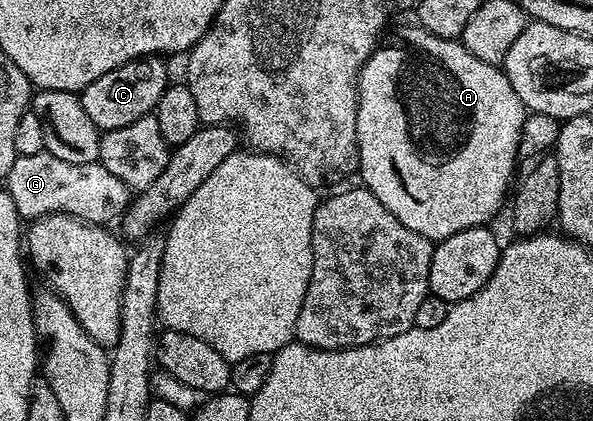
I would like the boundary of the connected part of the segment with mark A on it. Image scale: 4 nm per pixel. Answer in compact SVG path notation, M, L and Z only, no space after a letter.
M420 24L412 25L403 27L390 42L382 41L361 69L357 81L357 143L361 161L359 178L365 189L373 193L375 200L379 200L379 204L383 204L383 208L387 208L387 212L391 212L391 216L399 220L399 224L407 224L411 232L436 244L447 236L455 236L455 232L492 223L491 220L500 212L501 205L504 202L506 205L507 195L514 185L513 169L518 169L519 166L517 149L527 111L519 96L515 96L515 88L511 88L511 80L507 80L501 66L492 66L479 60L479 56L471 56L471 52L467 52L467 48L460 40L440 38L424 30Z

